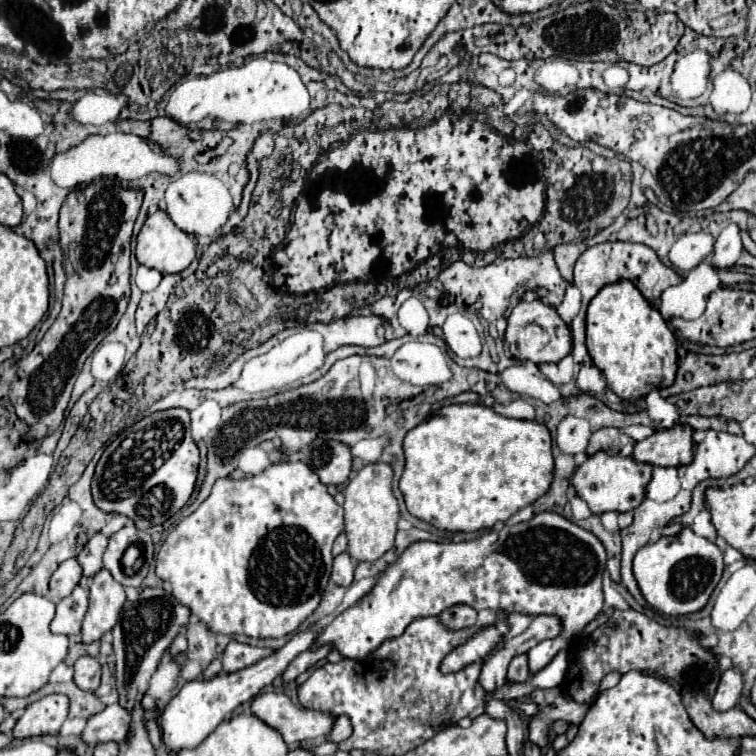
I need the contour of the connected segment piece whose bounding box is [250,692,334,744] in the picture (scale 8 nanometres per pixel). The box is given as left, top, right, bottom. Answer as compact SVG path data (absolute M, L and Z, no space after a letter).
M278 692L258 694L250 704L250 712L280 732L286 744L298 744L326 736L334 726L334 718L328 718L328 714L320 714L316 710L300 710L300 706L290 702L286 694Z

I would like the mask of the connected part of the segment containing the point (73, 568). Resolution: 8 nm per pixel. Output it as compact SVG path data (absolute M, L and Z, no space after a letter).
M76 558L62 562L50 578L50 596L52 596L50 600L58 602L58 600L66 598L74 590L74 586L78 584L80 578L82 578L82 570L80 570L80 564L76 562Z

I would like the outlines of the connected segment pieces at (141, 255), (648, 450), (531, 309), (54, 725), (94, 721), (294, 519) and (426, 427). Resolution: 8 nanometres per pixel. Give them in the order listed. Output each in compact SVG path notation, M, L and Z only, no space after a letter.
M158 210L156 214L148 216L138 238L136 238L136 260L142 266L154 268L162 274L180 274L190 266L190 262L196 258L196 242L190 234L176 228L176 224L168 218L166 212Z
M676 424L670 430L656 430L642 442L634 444L632 458L652 466L684 466L694 458L692 428Z
M542 300L534 302L518 302L518 306L508 316L506 342L510 344L510 352L520 362L560 362L572 350L572 336L568 324L556 314L556 310Z
M50 694L26 708L22 718L16 722L12 734L18 740L44 734L54 736L60 732L66 716L68 716L68 700L64 698L64 694Z
M118 704L106 706L102 712L88 718L86 728L82 730L82 740L94 748L102 742L122 742L128 734L128 712L120 710Z
M280 462L270 468L266 468L262 474L252 478L222 478L214 484L212 494L200 504L196 512L192 512L188 518L184 518L164 540L158 556L156 556L156 576L162 580L168 580L172 584L172 594L192 610L192 616L200 618L204 624L208 624L210 630L222 632L222 634L246 634L250 638L280 638L286 634L292 634L320 604L320 598L324 594L324 588L328 584L330 572L332 572L332 544L336 536L344 530L344 510L334 502L334 498L328 494L326 486L316 478L316 474L304 464L304 462Z
M450 404L444 406L440 410L436 410L434 414L428 416L428 420L424 420L422 424L418 424L416 428L412 428L406 438L404 438L404 456L406 456L406 466L400 478L400 492L404 494L404 502L406 508L412 516L436 526L438 530L448 530L448 532L478 532L478 530L488 530L492 528L496 522L506 522L514 512L518 512L520 508L536 502L542 494L548 492L548 486L552 482L552 470L554 470L554 460L552 460L552 438L550 432L544 424L540 422L528 422L528 420L512 420L512 418L504 418L500 414L496 414L492 408L486 406L478 406L478 404Z

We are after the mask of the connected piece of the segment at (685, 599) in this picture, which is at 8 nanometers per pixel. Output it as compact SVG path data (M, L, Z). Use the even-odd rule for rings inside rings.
M684 528L682 534L678 536L662 536L658 542L654 544L646 544L642 546L636 556L634 556L634 576L638 582L638 588L644 596L644 600L654 606L656 610L664 612L664 614L672 614L672 616L682 616L682 614L692 614L704 608L704 604L708 602L712 590L716 588L720 576L724 572L724 556L720 552L720 548L712 542L708 542L702 536L696 536L690 528Z

